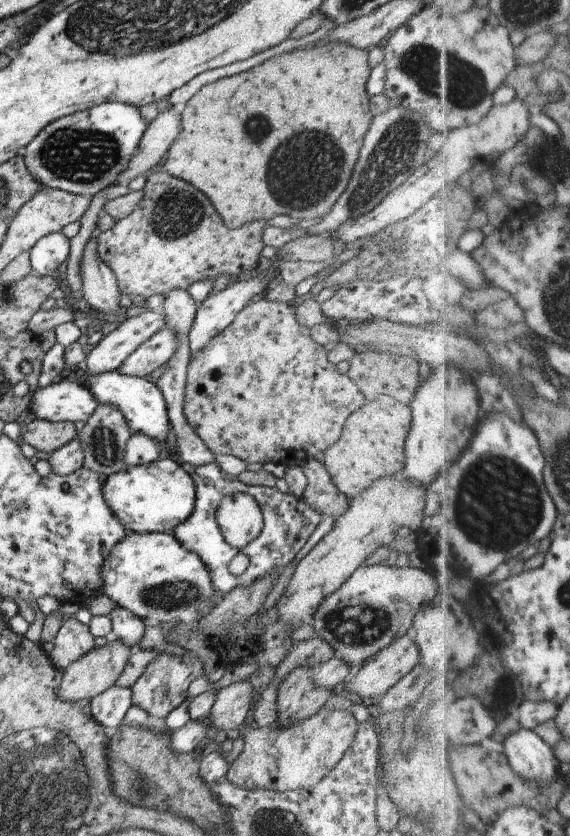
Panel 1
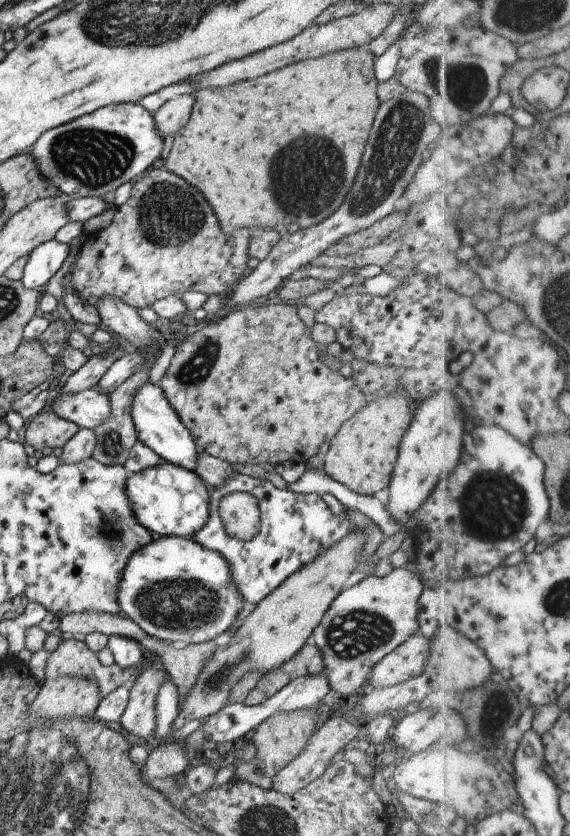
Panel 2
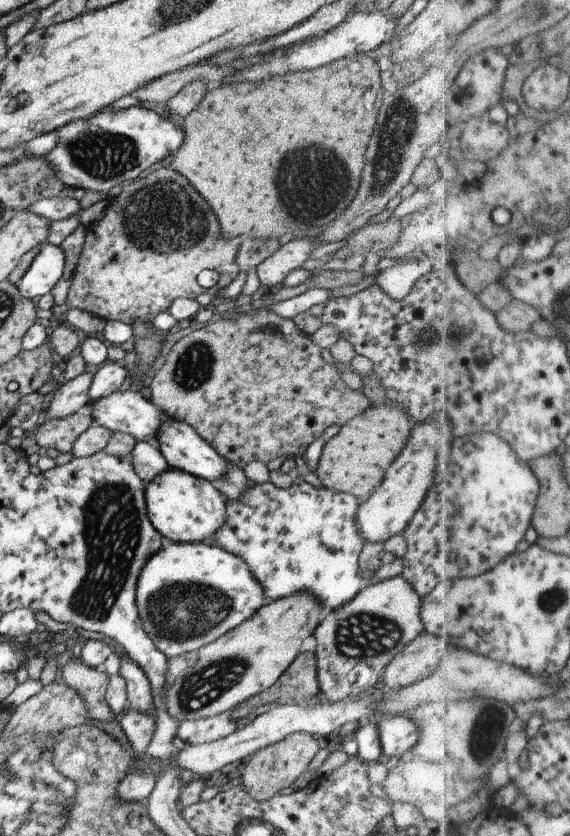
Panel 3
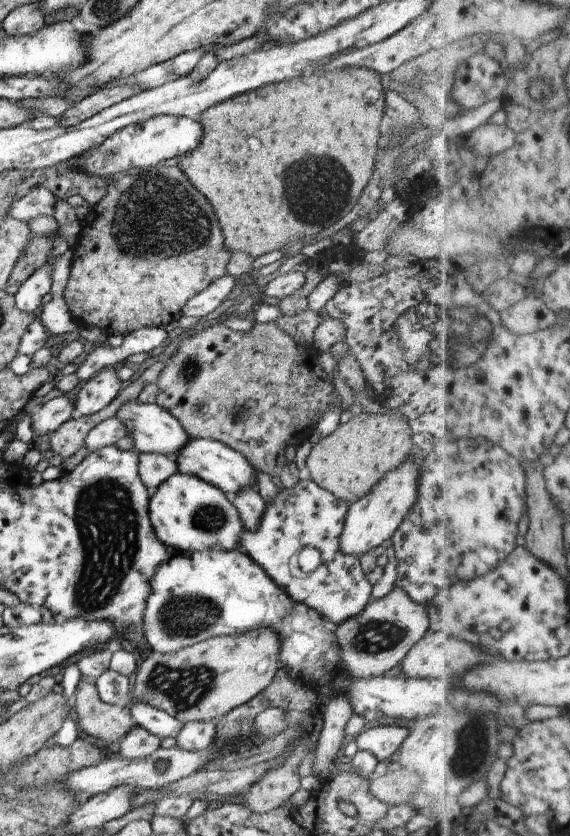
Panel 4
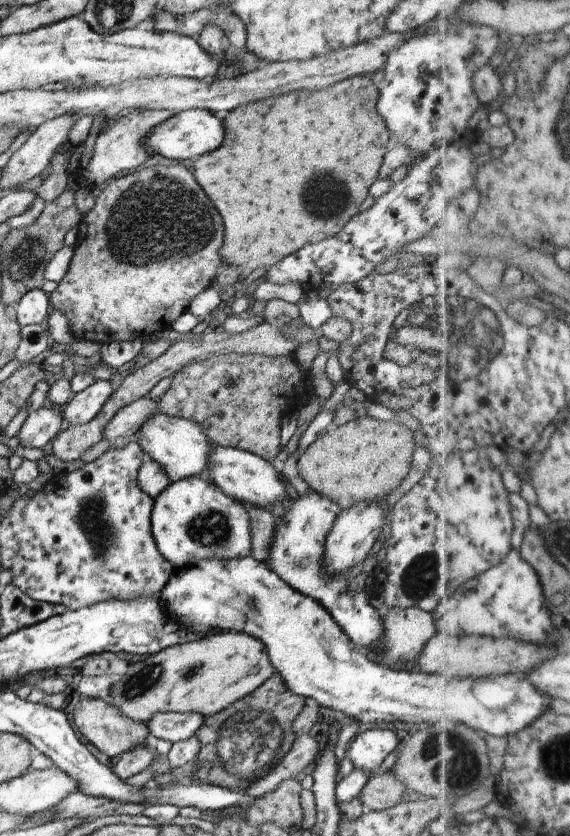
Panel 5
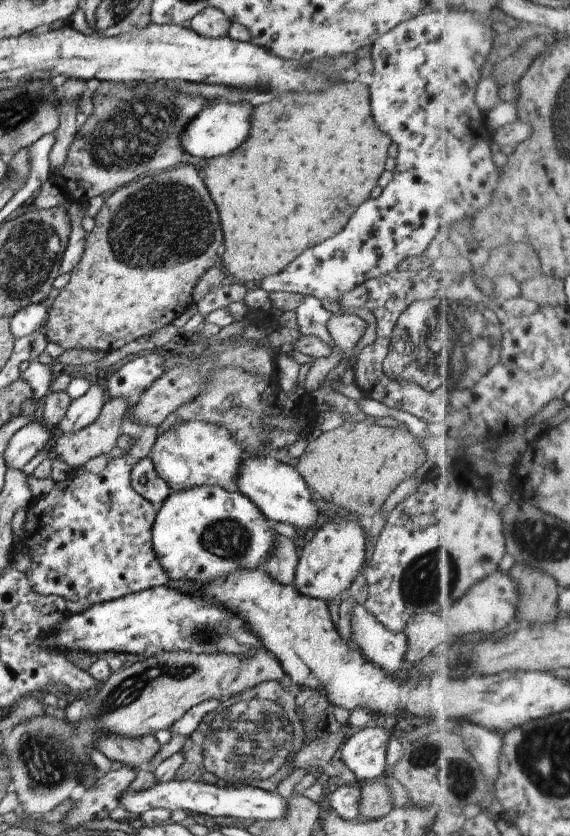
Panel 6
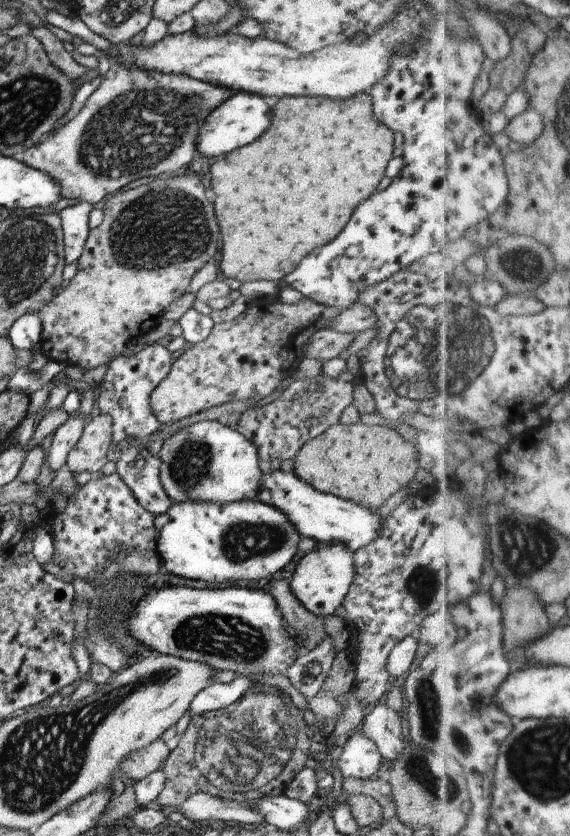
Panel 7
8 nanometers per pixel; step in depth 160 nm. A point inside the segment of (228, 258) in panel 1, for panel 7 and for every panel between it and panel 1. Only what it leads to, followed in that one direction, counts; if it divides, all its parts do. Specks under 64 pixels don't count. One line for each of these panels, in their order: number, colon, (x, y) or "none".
2: (164, 240)
3: (158, 234)
4: (152, 243)
5: (149, 246)
6: (153, 239)
7: (152, 240)

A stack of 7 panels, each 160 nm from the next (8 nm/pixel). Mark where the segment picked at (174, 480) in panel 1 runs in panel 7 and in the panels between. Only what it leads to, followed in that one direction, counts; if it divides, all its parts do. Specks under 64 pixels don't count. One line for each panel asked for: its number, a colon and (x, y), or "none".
2: (167, 499)
3: (183, 508)
4: (187, 514)
5: (192, 519)
6: (199, 534)
7: (214, 542)

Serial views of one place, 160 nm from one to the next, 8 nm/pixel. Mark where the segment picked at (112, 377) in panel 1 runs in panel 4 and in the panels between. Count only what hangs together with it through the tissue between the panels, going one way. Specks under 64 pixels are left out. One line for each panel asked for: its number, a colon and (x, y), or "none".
2: (157, 425)
3: (184, 449)
4: (210, 460)

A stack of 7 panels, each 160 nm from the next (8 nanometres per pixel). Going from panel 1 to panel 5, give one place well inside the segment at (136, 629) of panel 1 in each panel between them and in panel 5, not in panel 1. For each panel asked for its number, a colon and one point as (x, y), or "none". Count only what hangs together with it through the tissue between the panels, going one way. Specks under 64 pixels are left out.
2: (128, 652)
3: (139, 688)
4: (162, 725)
5: (174, 727)

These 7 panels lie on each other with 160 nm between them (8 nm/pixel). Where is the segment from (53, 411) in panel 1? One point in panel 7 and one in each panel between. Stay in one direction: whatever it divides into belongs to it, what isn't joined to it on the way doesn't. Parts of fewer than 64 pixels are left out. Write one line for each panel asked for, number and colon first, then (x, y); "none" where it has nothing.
2: (88, 408)
3: (128, 412)
4: (154, 430)
5: (181, 446)
6: (191, 454)
7: (206, 461)

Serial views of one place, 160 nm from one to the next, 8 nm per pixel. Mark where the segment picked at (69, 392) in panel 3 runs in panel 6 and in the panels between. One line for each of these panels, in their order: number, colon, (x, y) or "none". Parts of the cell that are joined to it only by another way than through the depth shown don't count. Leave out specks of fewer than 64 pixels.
4: (57, 409)
5: (42, 425)
6: (23, 445)

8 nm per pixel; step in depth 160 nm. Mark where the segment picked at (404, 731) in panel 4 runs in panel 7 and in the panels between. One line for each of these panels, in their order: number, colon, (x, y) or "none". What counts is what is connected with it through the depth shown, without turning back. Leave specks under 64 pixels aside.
5: (367, 751)
6: (364, 751)
7: (360, 758)

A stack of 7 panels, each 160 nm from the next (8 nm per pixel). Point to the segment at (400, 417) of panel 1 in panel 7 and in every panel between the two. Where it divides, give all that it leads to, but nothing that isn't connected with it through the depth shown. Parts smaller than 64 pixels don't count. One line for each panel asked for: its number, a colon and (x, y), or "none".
2: (362, 455)
3: (354, 461)
4: (348, 463)
5: (366, 459)
6: (356, 466)
7: (366, 464)

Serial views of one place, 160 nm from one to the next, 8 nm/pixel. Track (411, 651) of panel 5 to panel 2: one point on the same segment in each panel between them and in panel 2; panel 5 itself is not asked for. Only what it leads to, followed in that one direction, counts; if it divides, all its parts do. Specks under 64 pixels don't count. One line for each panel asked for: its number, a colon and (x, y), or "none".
2: (370, 619)
3: (355, 642)
4: (376, 640)

